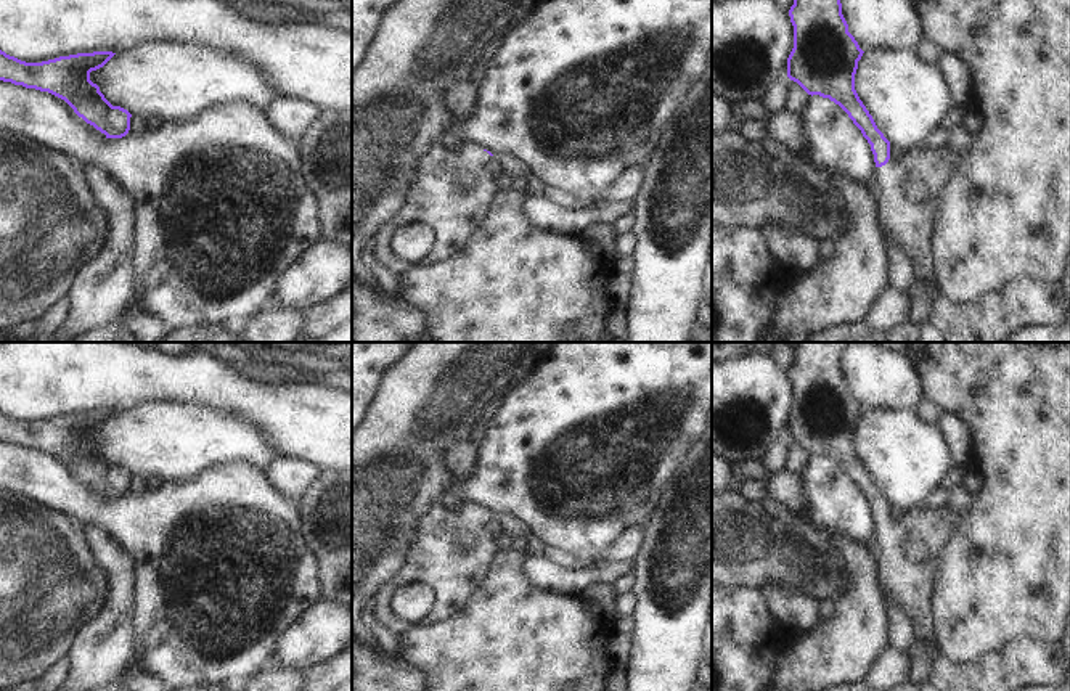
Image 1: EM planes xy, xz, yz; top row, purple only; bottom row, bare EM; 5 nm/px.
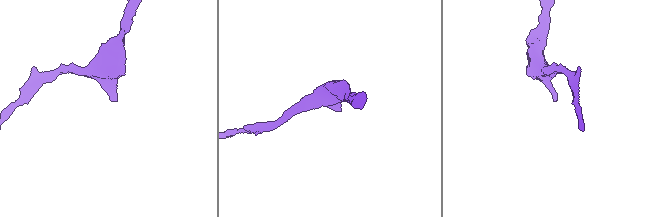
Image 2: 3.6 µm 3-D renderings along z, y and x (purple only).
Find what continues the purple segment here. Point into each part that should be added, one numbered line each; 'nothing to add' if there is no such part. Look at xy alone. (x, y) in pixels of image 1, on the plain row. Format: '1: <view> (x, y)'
nothing to add

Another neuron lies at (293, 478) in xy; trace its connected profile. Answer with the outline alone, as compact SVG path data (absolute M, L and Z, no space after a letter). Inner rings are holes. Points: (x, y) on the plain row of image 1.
M276 456L263 468L273 487L289 500L297 501L321 474L317 464Z

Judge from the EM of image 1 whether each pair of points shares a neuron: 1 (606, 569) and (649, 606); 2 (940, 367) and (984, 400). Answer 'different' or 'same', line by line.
1: different
2: same

